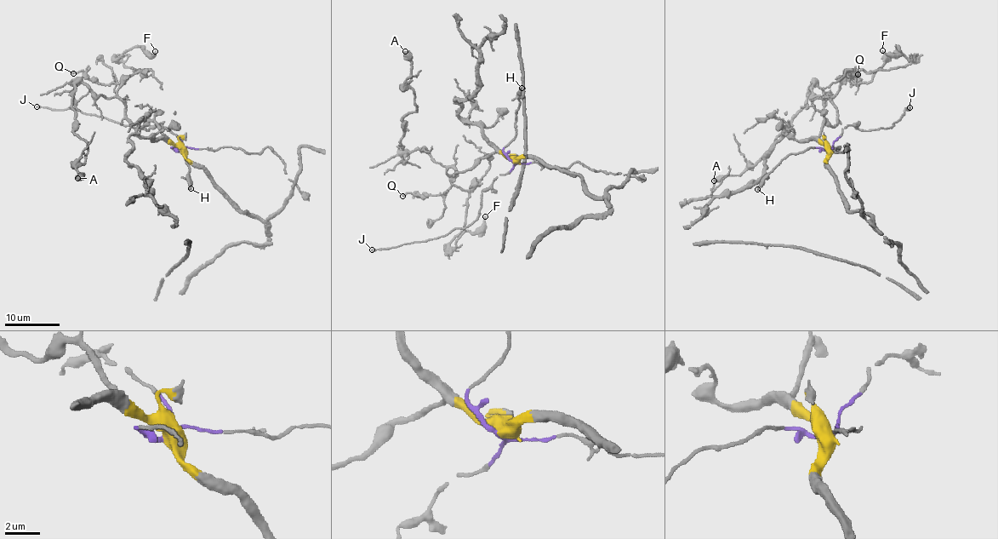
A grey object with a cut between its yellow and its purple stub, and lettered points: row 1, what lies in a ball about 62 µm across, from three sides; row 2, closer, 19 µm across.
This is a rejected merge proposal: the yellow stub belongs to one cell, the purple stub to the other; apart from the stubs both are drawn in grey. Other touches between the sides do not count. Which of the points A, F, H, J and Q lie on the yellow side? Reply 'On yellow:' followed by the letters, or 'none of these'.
On yellow: A, F, Q

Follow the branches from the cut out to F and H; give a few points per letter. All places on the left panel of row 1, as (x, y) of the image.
F: (179, 150), (151, 121), (131, 122), (116, 93), (139, 70), (117, 60), (134, 47), (155, 51)
H: (179, 150), (174, 151), (171, 148), (179, 148), (185, 153), (191, 188)

